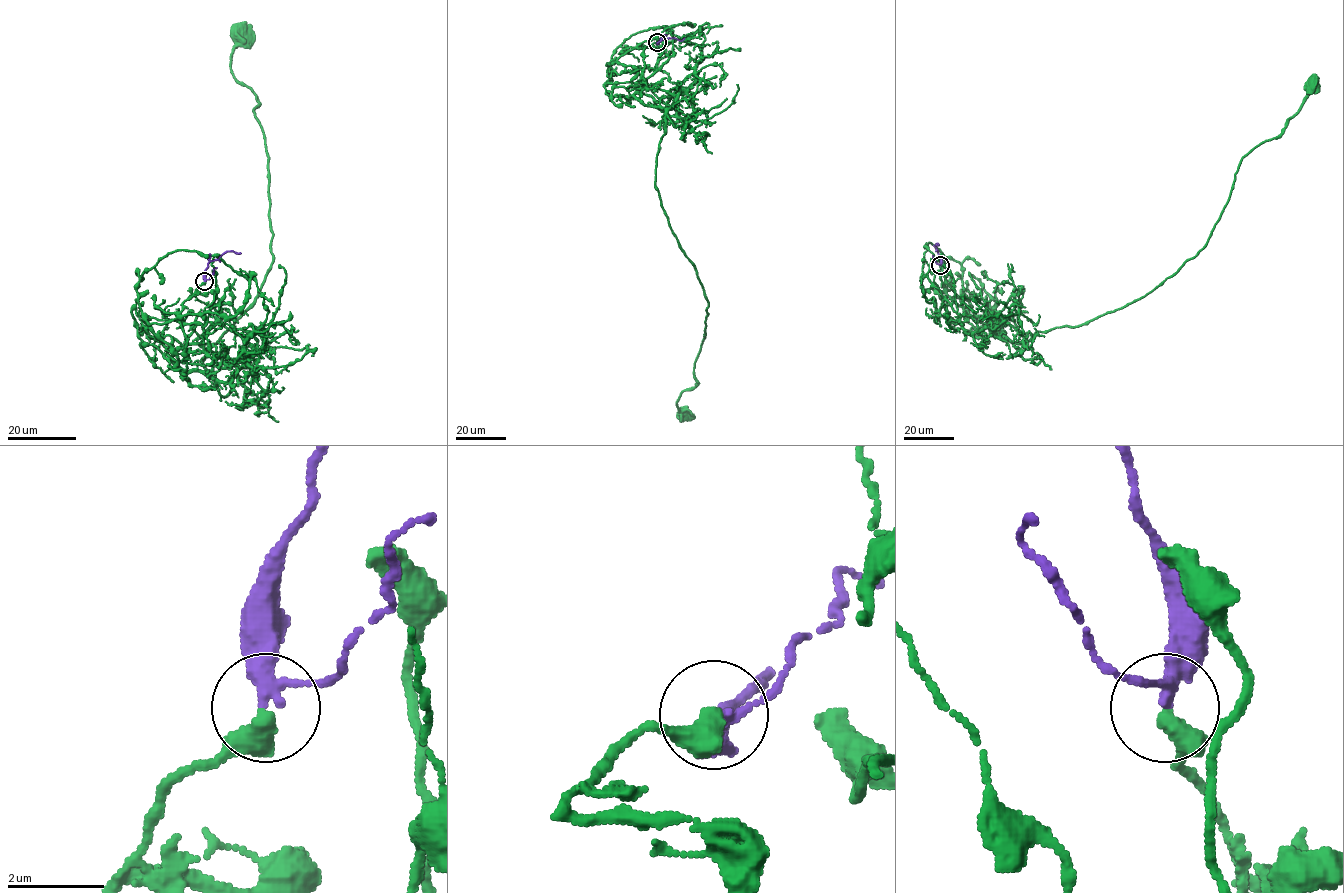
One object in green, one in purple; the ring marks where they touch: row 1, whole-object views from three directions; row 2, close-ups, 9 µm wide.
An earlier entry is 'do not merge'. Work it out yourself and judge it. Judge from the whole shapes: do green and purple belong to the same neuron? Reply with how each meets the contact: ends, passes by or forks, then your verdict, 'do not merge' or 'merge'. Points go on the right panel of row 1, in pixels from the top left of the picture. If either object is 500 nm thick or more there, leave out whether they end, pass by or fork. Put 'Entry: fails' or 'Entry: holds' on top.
Entry: fails
green ends | purple passes by | merge

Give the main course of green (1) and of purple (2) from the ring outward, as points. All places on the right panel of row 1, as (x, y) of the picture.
1: (940, 265), (947, 313), (977, 337), (1028, 341), (1123, 308), (1204, 246), (1241, 159), (1282, 132), (1312, 82)
2: (940, 265), (936, 243), (938, 244), (936, 245)

